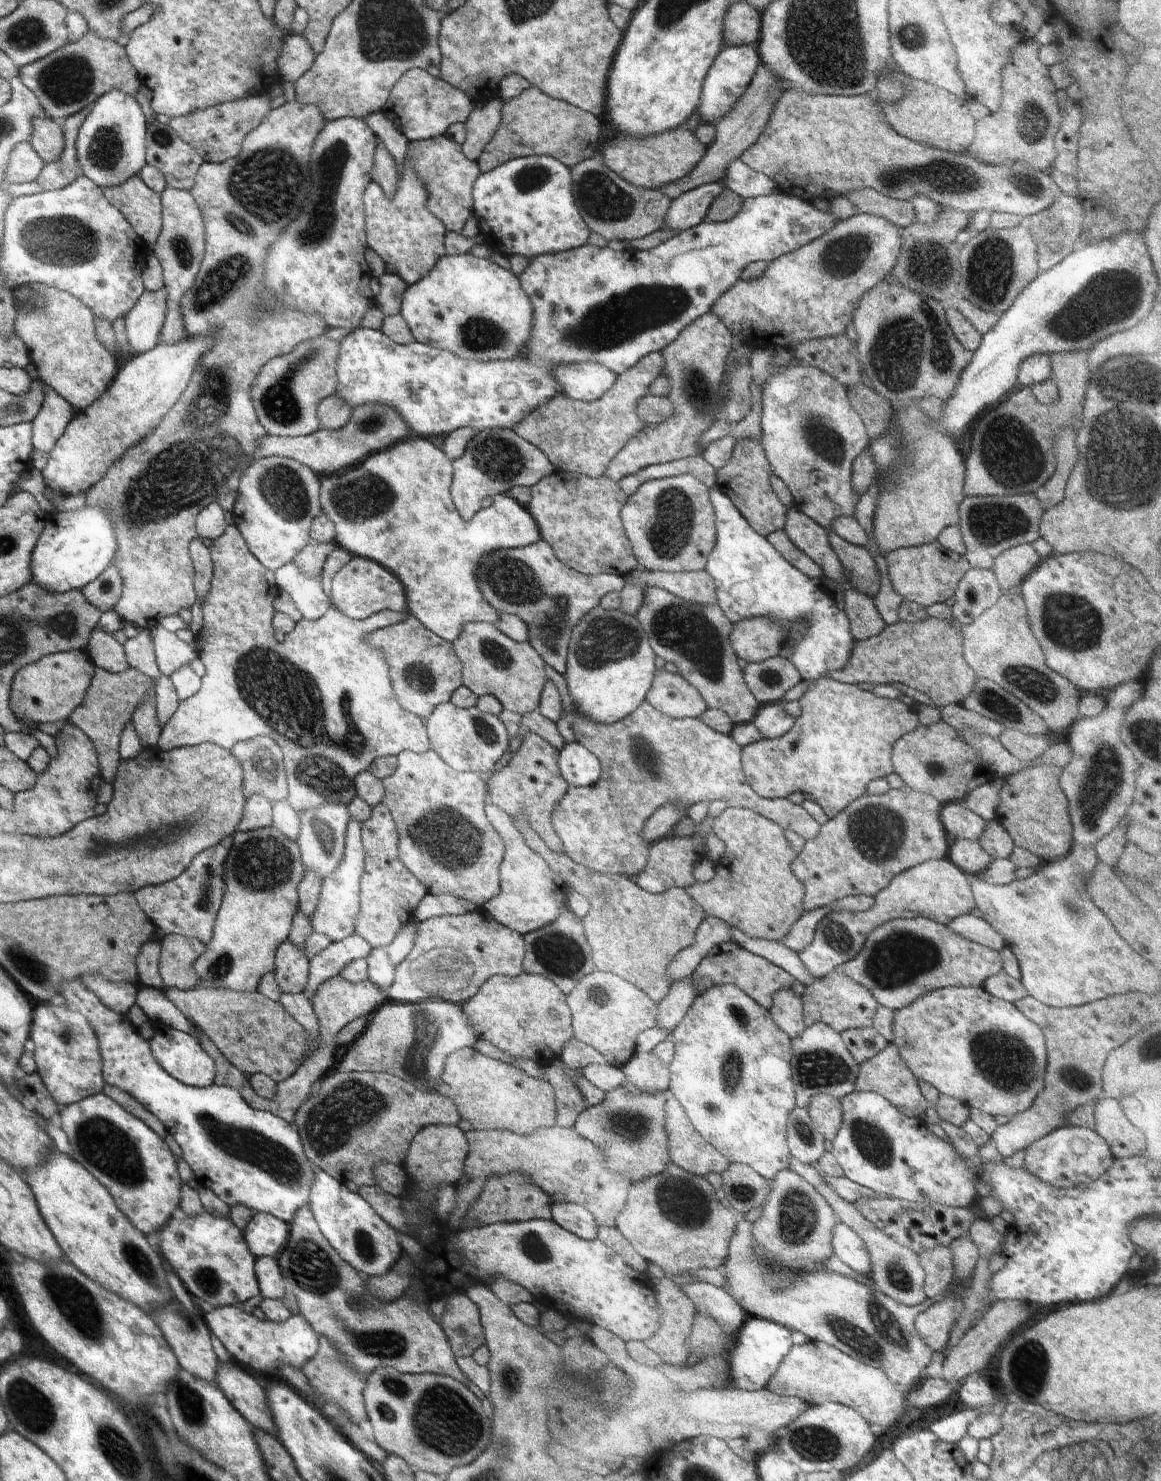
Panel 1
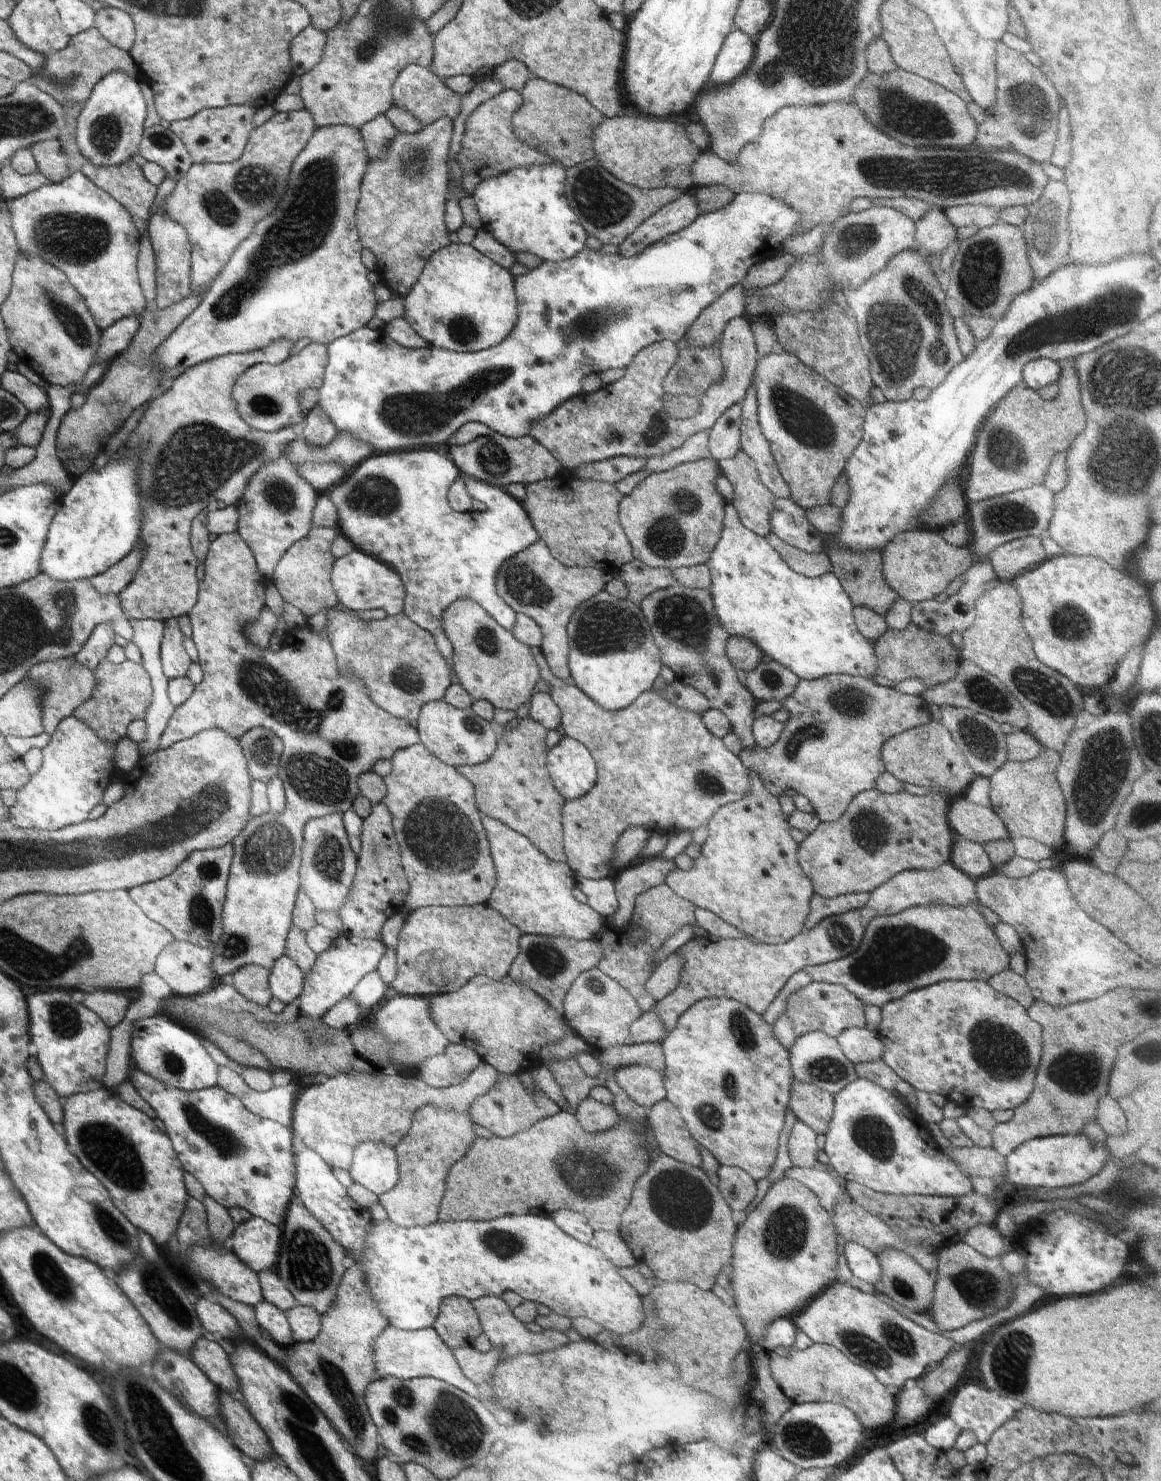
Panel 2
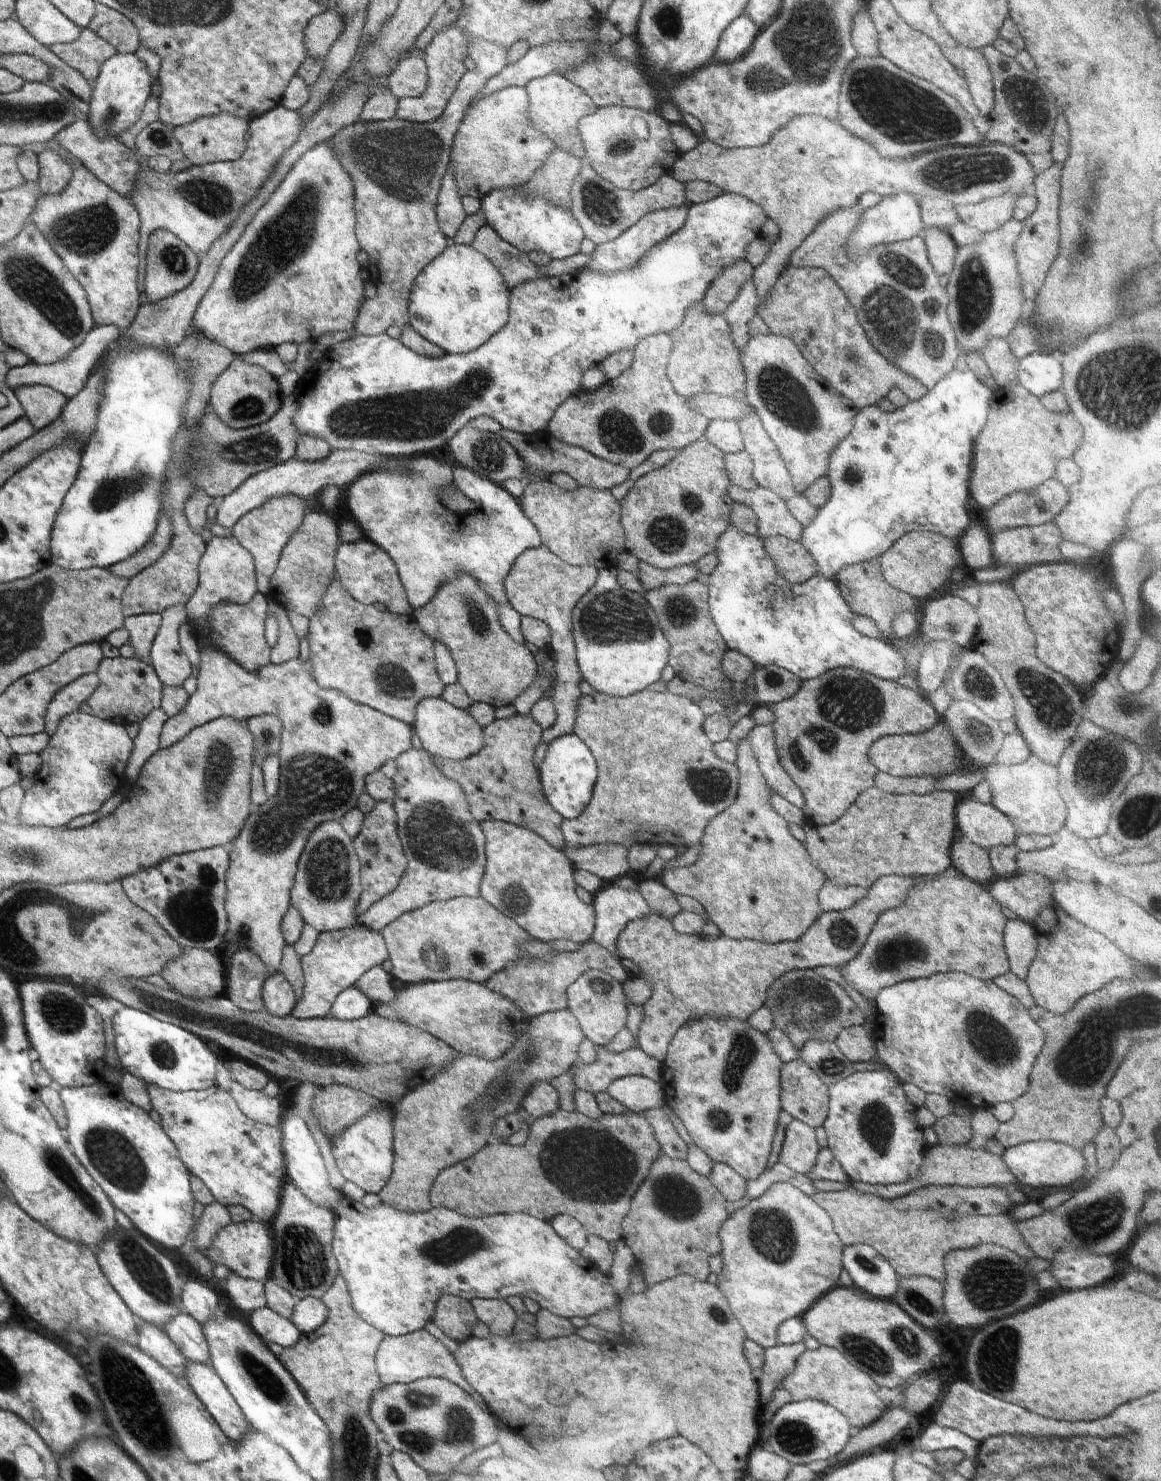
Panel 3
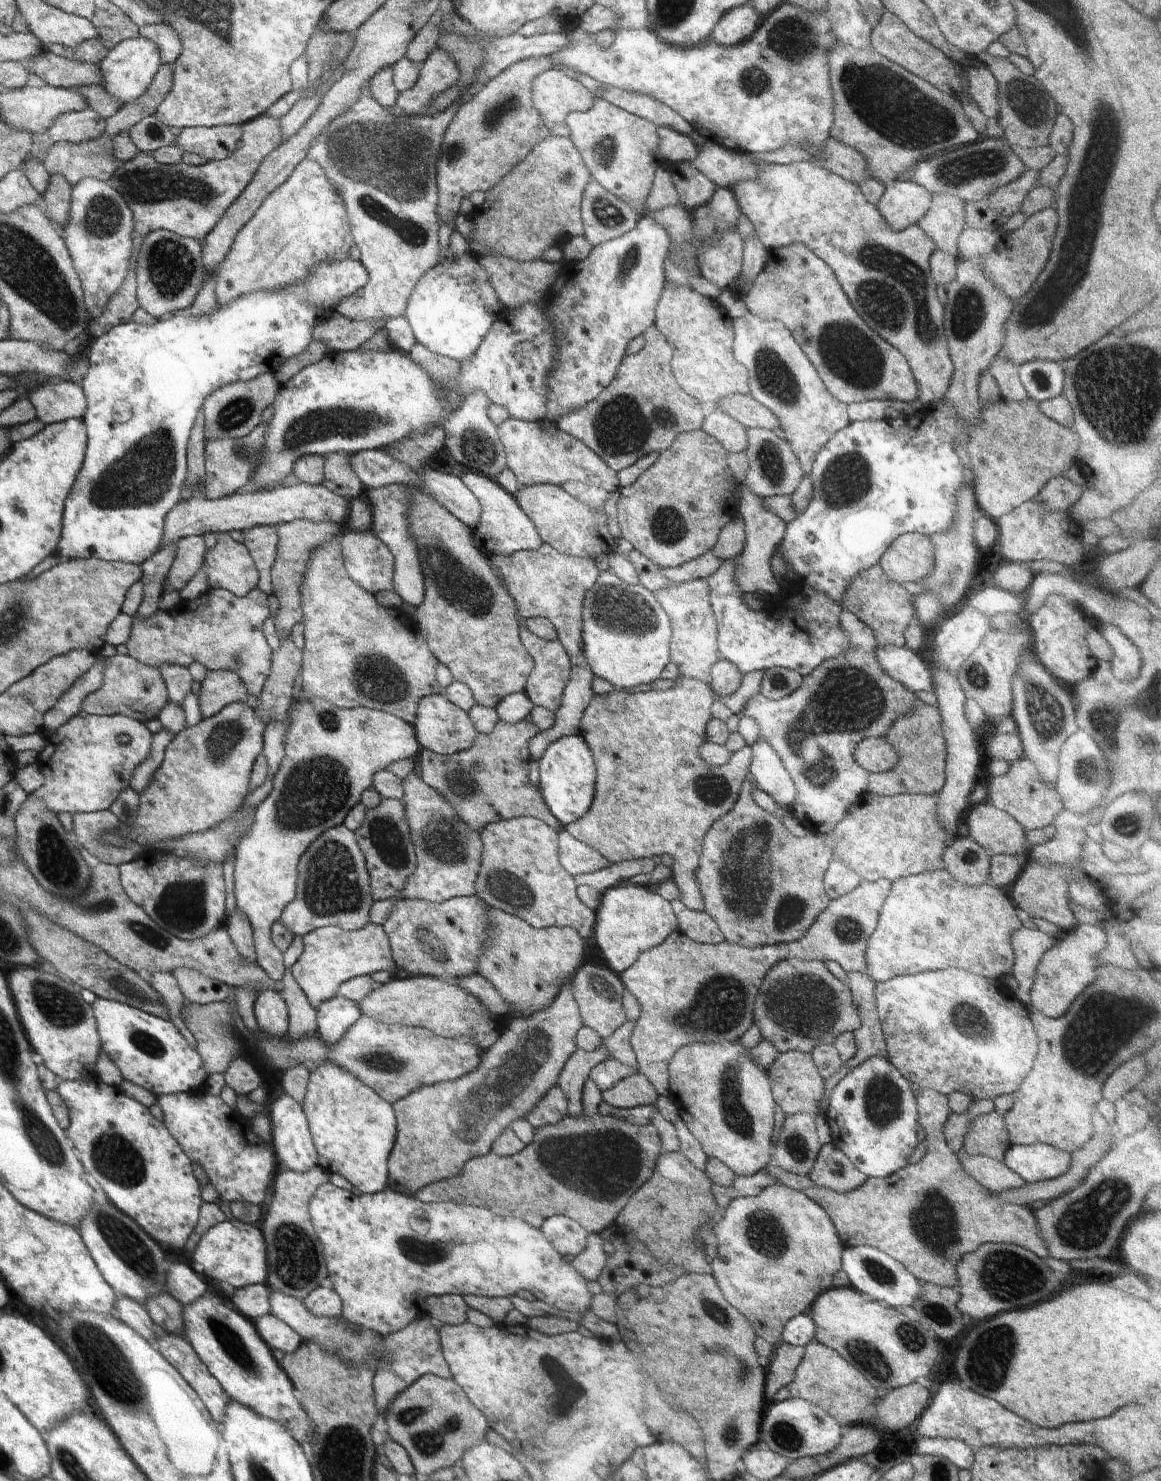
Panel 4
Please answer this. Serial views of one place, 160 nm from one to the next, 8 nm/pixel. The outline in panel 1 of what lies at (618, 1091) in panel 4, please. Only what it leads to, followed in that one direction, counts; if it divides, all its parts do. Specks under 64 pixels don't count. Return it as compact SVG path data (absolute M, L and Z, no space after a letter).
M652 1051L638 1052L619 1069L636 1090L652 1094L668 1090L670 1075L665 1065Z

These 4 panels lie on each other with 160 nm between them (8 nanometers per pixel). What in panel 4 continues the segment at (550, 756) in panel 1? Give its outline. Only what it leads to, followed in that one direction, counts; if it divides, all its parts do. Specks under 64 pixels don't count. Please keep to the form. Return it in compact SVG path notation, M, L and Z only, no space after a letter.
M526 719L517 723L499 720L492 732L477 733L472 746L465 751L440 756L420 748L417 769L424 782L437 790L472 830L479 831L490 823L525 816L545 822L559 834L564 829L563 824L550 812L539 789L528 777L529 742L539 732L539 728Z

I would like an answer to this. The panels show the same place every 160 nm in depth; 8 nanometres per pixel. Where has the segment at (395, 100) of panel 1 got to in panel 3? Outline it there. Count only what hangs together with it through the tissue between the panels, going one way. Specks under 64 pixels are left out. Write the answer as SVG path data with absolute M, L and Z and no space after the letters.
M415 53L402 59L386 80L390 92L398 99L422 96L428 88L427 68L422 55Z

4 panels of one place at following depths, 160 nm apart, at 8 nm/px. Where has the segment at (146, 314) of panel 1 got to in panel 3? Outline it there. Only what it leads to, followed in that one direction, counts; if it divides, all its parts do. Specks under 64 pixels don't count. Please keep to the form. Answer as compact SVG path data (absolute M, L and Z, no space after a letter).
M96 326L84 338L82 345L70 352L66 360L60 360L60 362L54 362L54 364L36 364L36 362L14 363L6 374L5 383L10 390L16 390L20 386L45 385L56 390L56 392L60 392L60 394L64 394L66 398L72 399L84 388L88 376L100 364L99 361L104 356L104 352L111 349L120 336L120 329L116 328L116 326Z

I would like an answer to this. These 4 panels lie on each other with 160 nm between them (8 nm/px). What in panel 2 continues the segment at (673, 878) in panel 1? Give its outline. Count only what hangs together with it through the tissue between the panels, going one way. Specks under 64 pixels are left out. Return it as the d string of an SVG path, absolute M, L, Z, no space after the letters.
M661 855L647 858L632 867L624 867L615 881L615 893L619 909L607 917L615 927L628 927L633 916L636 897L648 889L660 886L665 878L678 867L673 859Z

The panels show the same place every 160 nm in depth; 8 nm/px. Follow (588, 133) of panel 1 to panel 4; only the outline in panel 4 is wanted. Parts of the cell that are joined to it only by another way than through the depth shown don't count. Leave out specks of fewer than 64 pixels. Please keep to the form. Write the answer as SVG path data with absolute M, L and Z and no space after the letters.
M556 69L542 71L532 81L533 105L538 109L544 124L552 135L569 138L570 131L566 117L570 113L588 112L592 108L594 100L594 94L582 86L580 81L570 78L567 74Z

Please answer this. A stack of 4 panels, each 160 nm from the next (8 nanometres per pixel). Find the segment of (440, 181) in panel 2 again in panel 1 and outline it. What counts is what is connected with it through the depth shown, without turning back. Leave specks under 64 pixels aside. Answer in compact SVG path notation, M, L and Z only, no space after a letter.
M408 160L400 168L394 198L386 198L380 186L374 181L368 183L363 194L367 246L377 252L388 267L394 267L407 285L424 278L439 258L445 255L446 227L426 208L426 199L425 186L411 169Z

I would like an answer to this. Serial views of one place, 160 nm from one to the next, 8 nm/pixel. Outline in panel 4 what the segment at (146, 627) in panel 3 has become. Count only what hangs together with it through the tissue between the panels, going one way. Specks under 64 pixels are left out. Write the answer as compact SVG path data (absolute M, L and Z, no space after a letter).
M172 543L161 548L140 565L143 572L141 583L144 589L143 601L140 603L137 612L140 619L150 618L160 610L159 601L163 591L163 582L175 557L175 544Z

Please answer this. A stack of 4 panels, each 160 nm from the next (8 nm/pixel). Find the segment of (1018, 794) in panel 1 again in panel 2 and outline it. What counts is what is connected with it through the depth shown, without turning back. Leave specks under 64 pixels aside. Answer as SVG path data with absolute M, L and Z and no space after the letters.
M1044 749L1035 759L1006 761L991 777L989 797L991 809L1000 817L1012 839L1029 838L1058 853L1066 845L1064 838L1066 803L1057 781L1057 768L1062 755Z

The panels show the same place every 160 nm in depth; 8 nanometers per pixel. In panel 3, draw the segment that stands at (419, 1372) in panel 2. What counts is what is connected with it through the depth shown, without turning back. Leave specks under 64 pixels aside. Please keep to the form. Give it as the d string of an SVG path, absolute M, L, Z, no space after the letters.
M425 1329L416 1330L406 1335L386 1335L378 1346L375 1362L376 1374L378 1374L382 1388L392 1386L392 1384L412 1383L425 1377L439 1377L456 1384L464 1392L468 1392L476 1402L480 1402L480 1404L484 1402L482 1396L476 1394L476 1390L464 1380L460 1366L456 1364L456 1360L448 1348Z

